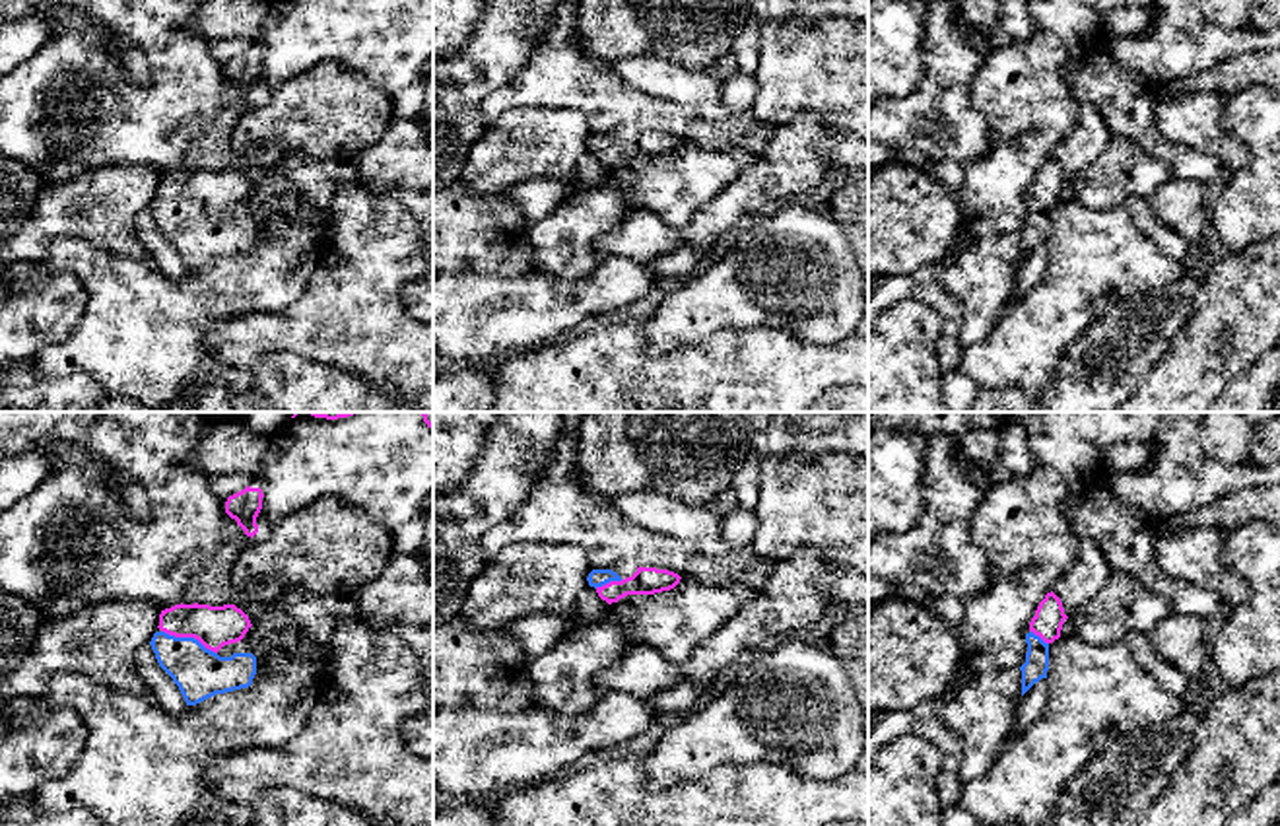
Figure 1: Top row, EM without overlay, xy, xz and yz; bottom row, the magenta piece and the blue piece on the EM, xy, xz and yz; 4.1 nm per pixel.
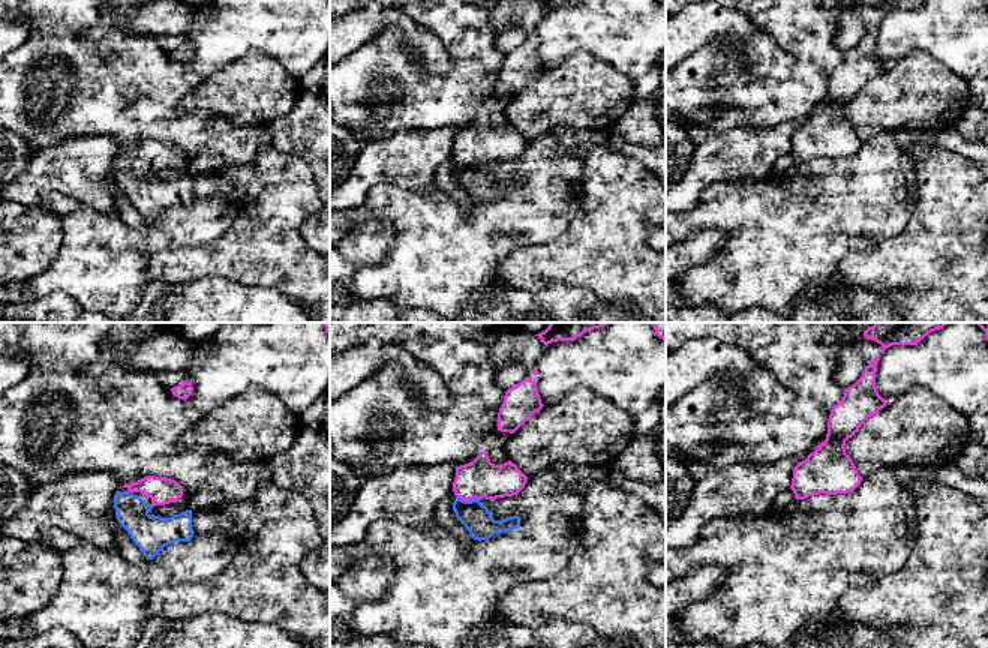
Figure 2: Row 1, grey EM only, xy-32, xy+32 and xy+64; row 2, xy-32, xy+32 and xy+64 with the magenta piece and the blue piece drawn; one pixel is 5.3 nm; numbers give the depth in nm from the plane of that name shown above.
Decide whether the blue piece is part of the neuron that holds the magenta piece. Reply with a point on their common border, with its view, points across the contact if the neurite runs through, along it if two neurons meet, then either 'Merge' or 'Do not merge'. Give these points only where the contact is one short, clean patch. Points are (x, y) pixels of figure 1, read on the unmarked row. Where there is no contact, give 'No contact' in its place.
Touches magenta at xy (189, 201). Path across: xy (214, 191), (189, 201), (189, 222), (199, 238). Merge

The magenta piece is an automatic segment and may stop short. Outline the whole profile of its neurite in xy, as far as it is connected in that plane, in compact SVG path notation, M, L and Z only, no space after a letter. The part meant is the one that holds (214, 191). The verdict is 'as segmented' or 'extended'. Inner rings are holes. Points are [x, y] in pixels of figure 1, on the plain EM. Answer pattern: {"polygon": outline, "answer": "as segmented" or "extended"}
{"polygon": "M181 167L161 175L159 194L150 210L186 270L196 270L216 258L253 249L256 239L253 218L218 220L223 210L241 206L251 190L249 181L235 169Z", "answer": "extended"}

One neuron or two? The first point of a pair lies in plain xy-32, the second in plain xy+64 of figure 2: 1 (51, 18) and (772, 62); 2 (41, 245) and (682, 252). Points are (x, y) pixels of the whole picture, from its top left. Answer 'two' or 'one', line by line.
1: two
2: one

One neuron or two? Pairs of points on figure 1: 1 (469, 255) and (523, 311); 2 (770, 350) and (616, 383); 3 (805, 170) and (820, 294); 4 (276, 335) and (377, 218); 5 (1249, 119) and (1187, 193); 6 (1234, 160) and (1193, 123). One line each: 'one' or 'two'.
1: two
2: one
3: two
4: one
5: two
6: one

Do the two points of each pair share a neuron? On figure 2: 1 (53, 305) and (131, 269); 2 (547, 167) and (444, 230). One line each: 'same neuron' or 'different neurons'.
1: different neurons
2: same neuron

